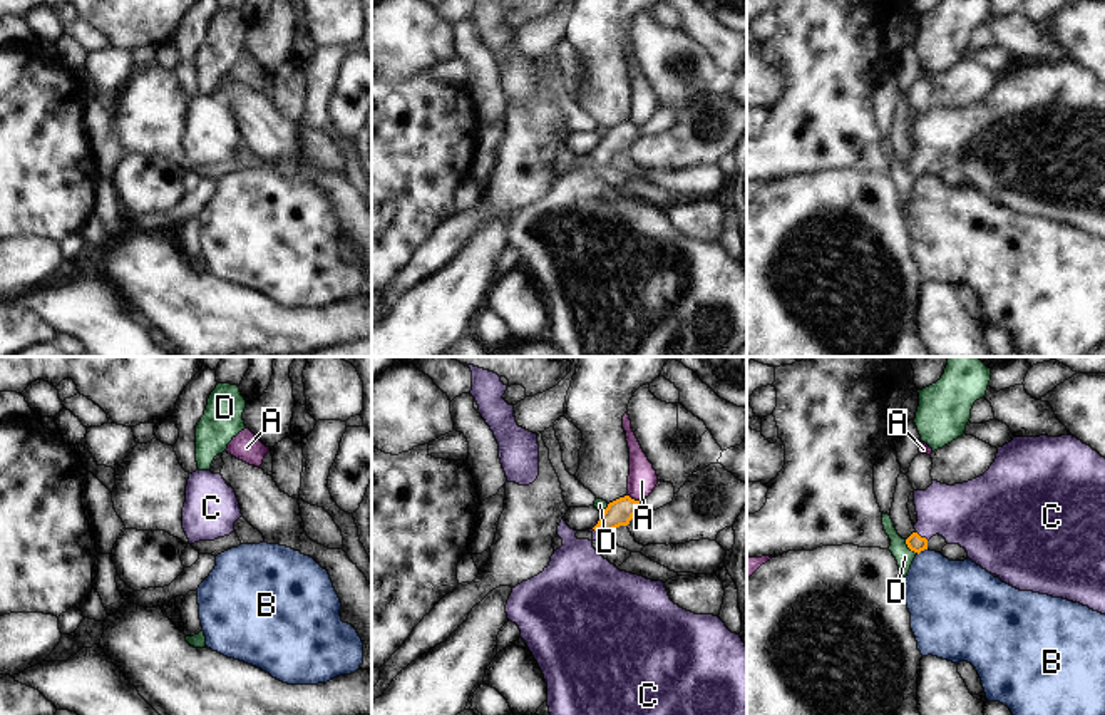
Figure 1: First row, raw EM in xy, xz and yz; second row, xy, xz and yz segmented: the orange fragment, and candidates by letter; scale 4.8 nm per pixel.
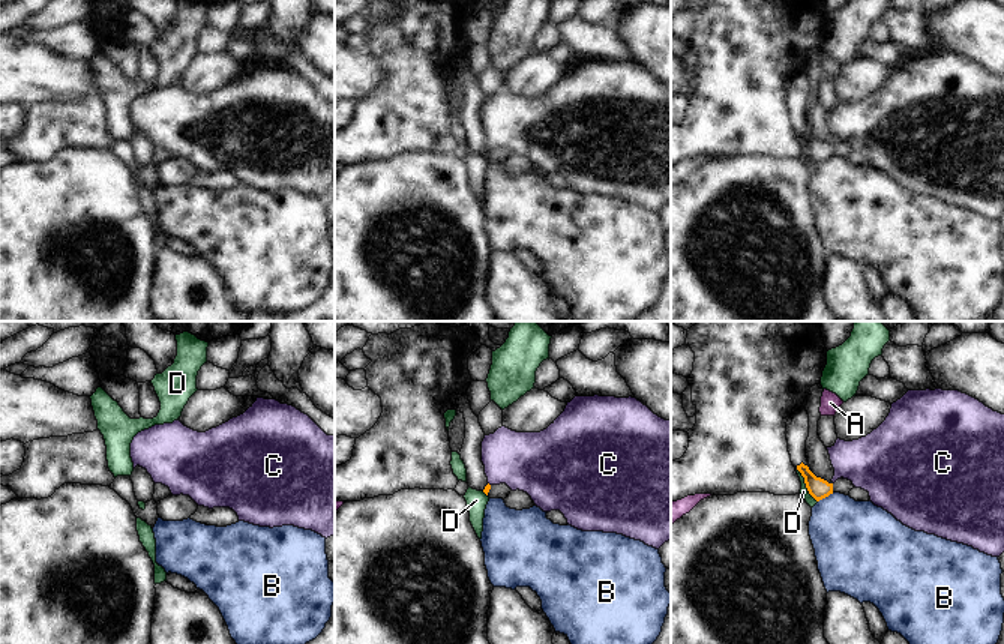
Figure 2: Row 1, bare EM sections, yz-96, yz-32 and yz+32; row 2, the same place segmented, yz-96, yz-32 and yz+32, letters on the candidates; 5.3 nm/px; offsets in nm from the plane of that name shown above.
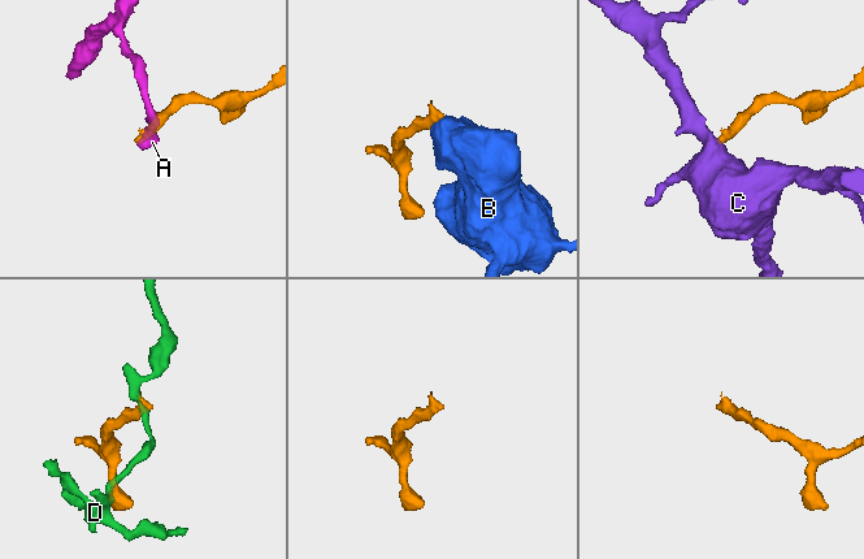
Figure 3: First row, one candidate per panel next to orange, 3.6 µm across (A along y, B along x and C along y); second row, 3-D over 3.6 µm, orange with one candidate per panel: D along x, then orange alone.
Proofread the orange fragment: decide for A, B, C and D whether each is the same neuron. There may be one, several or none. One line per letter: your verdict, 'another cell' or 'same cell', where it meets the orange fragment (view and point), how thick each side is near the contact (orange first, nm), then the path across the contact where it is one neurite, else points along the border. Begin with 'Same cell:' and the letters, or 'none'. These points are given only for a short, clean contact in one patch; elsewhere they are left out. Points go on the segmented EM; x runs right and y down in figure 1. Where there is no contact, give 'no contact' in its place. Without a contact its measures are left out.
Same cell: C
A: another cell; meets orange in xz at (633, 499); 130 nm thick on the orange side, 140 nm on the other; border along xz (628, 494), (638, 501)
B: another cell; meets orange in yz at (921, 550); 80 nm thick on the orange side, 360 nm on the other; border along yz (926, 548), (918, 555)
C: same cell; meets orange in xz at (600, 533); 130 nm thick on the orange side, 320 nm on the other; runs through xz (618, 513), (600, 533), (578, 555), (578, 580)
D: another cell; meets orange in yz at (909, 548); 80 nm thick on the orange side, 90 nm on the other; border along yz (904, 540), (918, 553)

